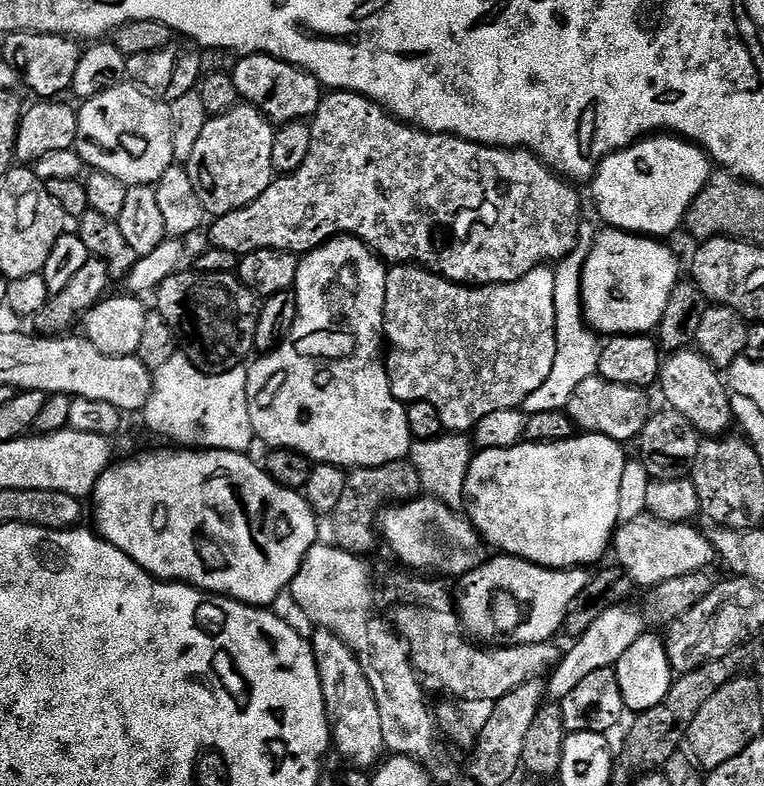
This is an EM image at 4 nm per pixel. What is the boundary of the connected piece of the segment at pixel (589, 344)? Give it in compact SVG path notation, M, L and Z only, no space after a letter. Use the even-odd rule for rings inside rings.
M588 218L581 219L580 233L576 236L576 244L568 251L567 256L555 265L554 271L554 314L556 315L556 353L554 354L554 367L550 370L550 378L530 394L526 402L529 413L542 414L545 410L565 411L574 395L574 390L580 383L586 382L586 378L597 375L598 358L602 340L597 333L588 326L584 318L584 304L580 300L580 283L584 267L588 261L588 255L592 249L593 242L598 235L597 221ZM596 223L596 224L595 224Z

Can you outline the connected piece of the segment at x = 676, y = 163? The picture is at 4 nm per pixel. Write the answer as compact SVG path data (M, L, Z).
M648 134L643 138L631 144L629 148L623 148L617 152L612 152L603 160L596 168L596 175L590 181L592 187L592 200L596 203L596 208L600 211L599 219L603 221L607 227L621 228L624 232L634 232L637 236L650 236L653 238L668 238L671 232L681 231L682 225L685 223L690 206L698 198L698 194L708 185L708 177L713 175L714 164L707 152L700 147L699 144L693 144L692 141L683 139L675 134Z

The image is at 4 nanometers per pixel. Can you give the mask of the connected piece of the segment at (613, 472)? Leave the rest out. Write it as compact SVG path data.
M577 434L571 440L554 442L553 444L534 444L521 442L512 448L486 448L477 451L472 457L472 465L468 467L466 474L466 486L464 487L464 504L466 515L472 525L480 532L485 545L496 547L497 553L506 556L517 556L519 560L525 560L531 564L537 564L543 568L588 568L596 564L604 556L604 551L609 551L613 535L620 524L618 516L618 492L621 489L622 470L626 461L626 455L622 449L621 441L611 440L605 436L593 436L591 434Z

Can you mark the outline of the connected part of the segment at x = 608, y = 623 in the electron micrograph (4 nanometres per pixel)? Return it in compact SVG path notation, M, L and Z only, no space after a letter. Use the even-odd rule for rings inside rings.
M613 606L604 609L598 618L594 618L594 622L590 626L590 630L586 630L586 634L575 637L573 644L576 645L569 652L565 651L561 655L560 663L547 677L546 696L549 701L564 700L566 694L570 694L570 690L574 690L574 686L578 686L578 682L583 682L589 674L594 674L594 670L613 667L618 662L618 658L622 658L622 654L634 644L638 637L644 635L646 631L645 617L641 613L640 617L634 609L628 607Z

